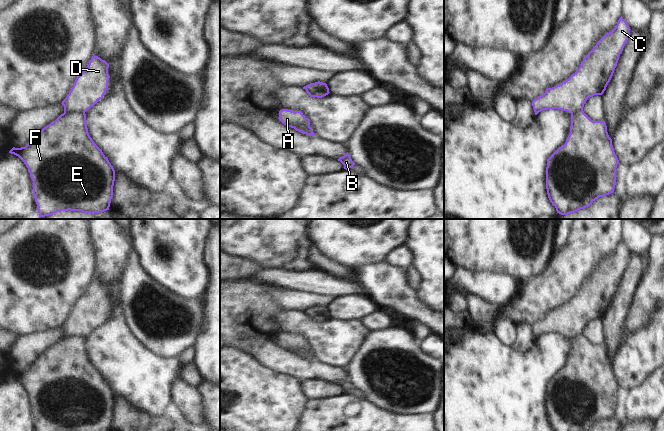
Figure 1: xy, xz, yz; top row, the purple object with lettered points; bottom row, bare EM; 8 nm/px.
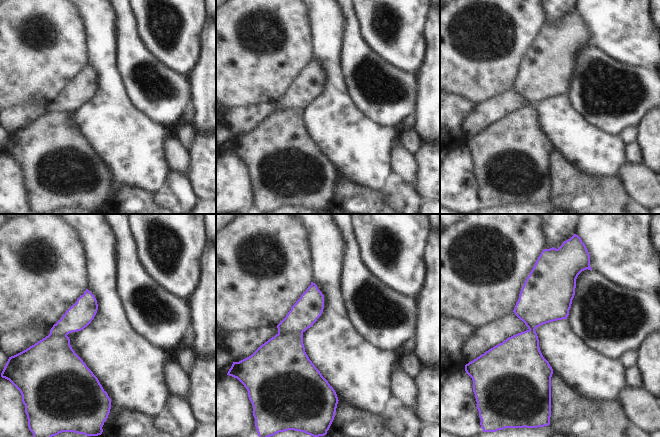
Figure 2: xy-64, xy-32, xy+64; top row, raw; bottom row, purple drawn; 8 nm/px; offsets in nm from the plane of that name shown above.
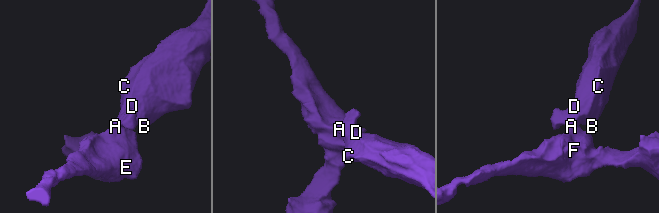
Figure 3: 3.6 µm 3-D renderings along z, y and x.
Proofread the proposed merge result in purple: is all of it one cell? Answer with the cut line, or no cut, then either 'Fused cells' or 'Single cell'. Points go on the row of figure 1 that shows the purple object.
Split along xy (84, 111), (64, 113). Fused cells.

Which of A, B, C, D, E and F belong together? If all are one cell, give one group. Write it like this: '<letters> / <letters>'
A B C D / E F

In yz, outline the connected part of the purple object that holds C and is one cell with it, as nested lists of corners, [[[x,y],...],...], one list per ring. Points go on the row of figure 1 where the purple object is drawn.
[[[621,16],[616,27],[598,41],[574,74],[561,84],[547,88],[543,95],[532,101],[535,115],[548,109],[569,113],[583,111],[588,98],[602,95],[613,76],[630,30]]]

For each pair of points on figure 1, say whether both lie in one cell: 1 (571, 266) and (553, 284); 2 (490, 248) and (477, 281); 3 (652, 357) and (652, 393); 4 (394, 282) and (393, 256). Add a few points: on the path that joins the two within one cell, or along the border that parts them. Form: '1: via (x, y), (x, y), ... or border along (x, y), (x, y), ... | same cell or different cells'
1: via (567, 270), (557, 280) | same cell
2: border along (457, 267), (503, 273) | different cells
3: border along (653, 371), (638, 386), (633, 387) | different cells
4: border along (382, 261), (404, 269) | different cells

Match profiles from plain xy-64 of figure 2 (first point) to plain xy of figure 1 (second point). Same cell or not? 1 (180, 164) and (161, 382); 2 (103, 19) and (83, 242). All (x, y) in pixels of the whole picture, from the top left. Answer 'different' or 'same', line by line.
1: different
2: different

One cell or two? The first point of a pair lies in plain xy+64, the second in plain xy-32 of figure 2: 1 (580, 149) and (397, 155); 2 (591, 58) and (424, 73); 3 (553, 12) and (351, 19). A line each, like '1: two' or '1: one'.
1: two
2: two
3: two

